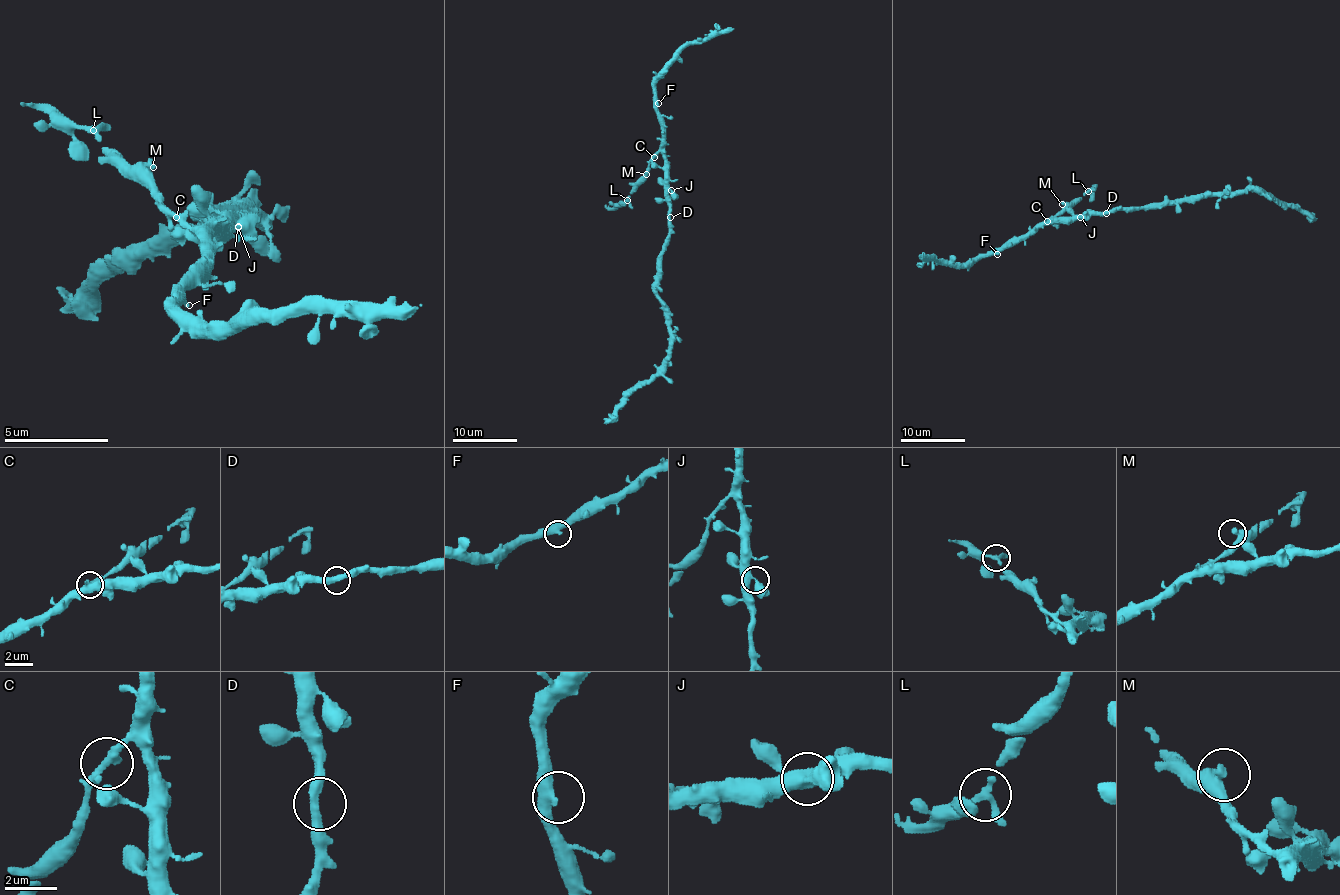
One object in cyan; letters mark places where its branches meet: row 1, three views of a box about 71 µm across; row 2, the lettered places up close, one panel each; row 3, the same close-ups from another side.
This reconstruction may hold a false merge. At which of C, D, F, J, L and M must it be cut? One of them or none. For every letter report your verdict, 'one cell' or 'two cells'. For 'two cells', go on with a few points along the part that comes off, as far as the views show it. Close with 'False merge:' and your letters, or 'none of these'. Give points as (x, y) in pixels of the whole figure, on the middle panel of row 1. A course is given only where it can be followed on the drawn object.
C: one cell
D: one cell
F: one cell
J: one cell
L: one cell
M: one cell
False merge: none of these

